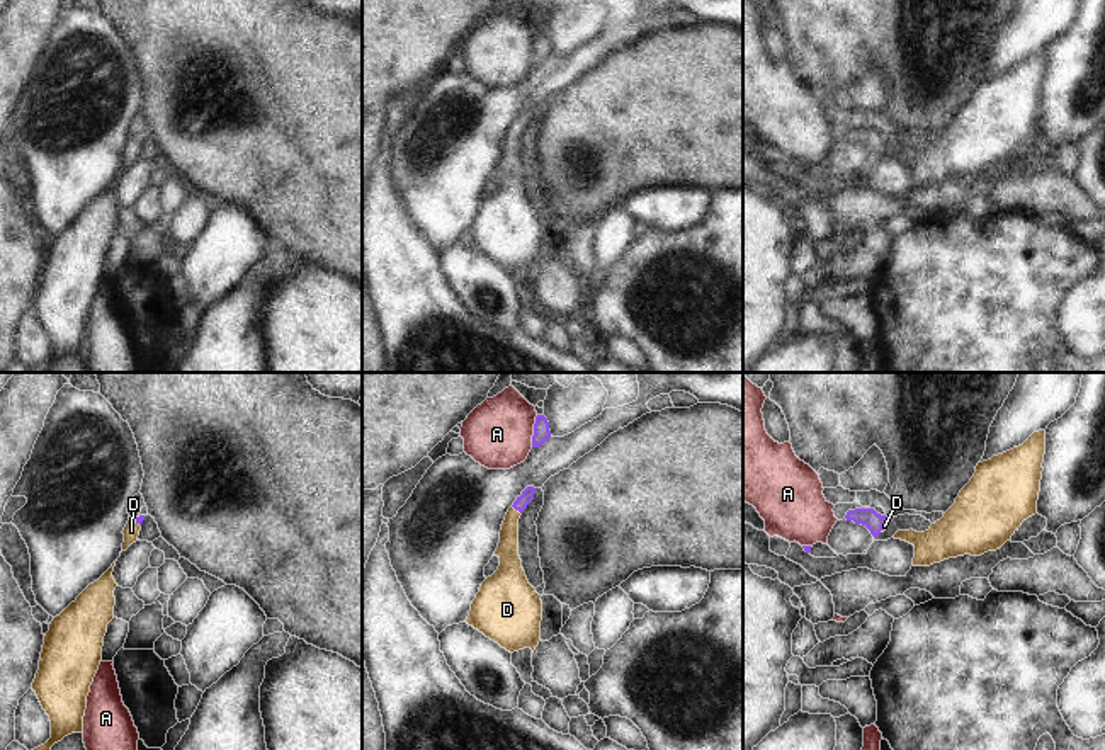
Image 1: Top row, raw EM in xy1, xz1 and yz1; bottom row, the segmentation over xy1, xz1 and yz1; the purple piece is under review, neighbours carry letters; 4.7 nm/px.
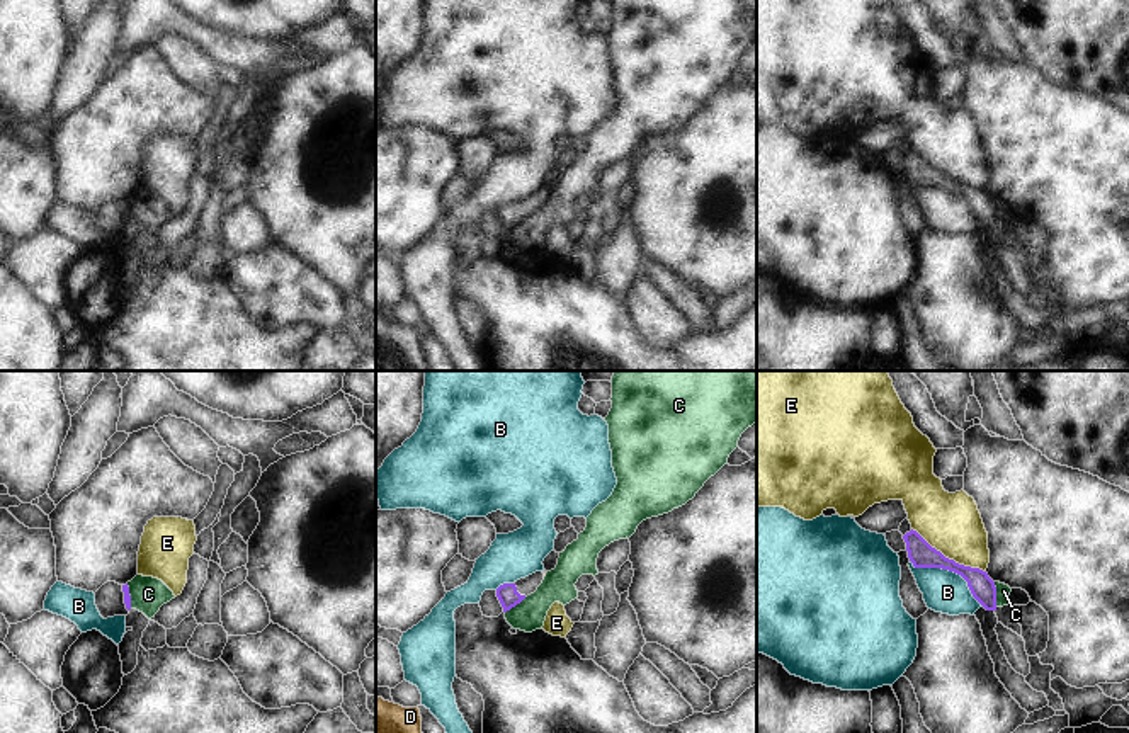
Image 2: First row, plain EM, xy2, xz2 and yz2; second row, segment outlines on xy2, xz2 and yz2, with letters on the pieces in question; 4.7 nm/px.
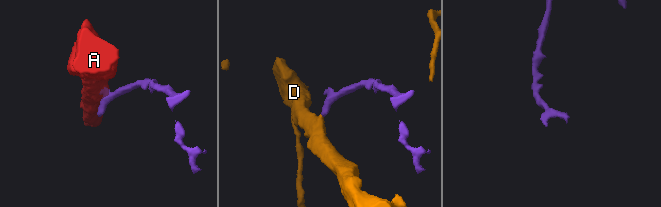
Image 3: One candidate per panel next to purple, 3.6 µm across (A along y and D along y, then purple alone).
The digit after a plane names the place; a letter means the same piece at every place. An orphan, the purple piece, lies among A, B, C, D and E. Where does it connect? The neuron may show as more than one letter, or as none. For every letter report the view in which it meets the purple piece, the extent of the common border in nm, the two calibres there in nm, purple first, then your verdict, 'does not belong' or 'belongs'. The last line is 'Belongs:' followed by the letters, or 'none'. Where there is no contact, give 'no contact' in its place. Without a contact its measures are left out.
A: xz1 | 160 nm | 80/320 nm | does not belong
B: yz2 | 420 nm | 120/200 nm | does not belong
C: yz2 | 120 nm | 120/70 nm | does not belong
D: xz1 | 60 nm | 70/100 nm | belongs
E: yz2 | 400 nm | 120/280 nm | does not belong
Belongs: D

